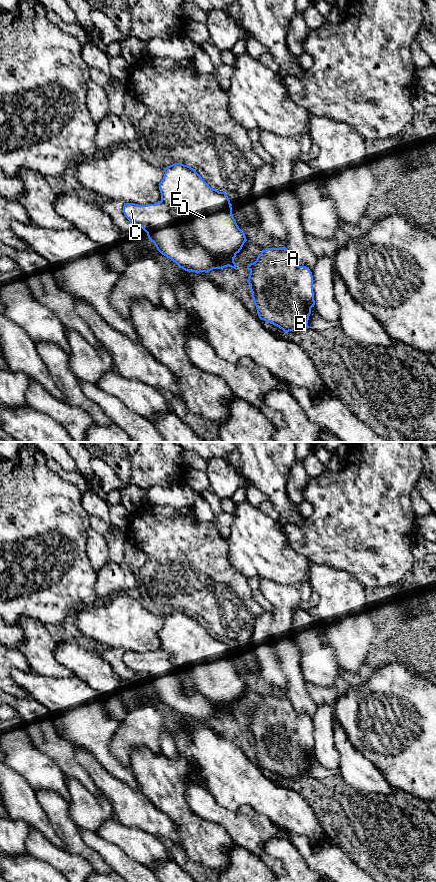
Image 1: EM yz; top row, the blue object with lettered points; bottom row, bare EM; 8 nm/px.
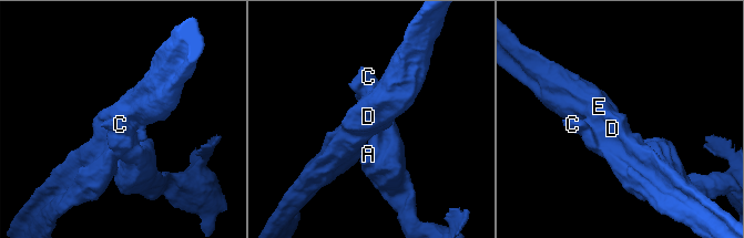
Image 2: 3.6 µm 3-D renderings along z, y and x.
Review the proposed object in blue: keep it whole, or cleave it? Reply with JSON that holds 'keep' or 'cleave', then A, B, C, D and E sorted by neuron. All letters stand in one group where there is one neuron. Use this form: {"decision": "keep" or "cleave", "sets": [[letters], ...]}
{"decision": "cleave", "sets": [["A", "B", "C"], ["D", "E"]]}

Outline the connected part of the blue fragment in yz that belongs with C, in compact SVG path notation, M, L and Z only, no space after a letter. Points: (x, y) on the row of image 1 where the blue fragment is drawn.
M162 200L154 204L139 205L135 203L124 203L123 213L125 217L133 224L141 227L146 233L151 242L154 243L157 250L167 258L175 262L180 268L185 271L195 273L208 273L213 269L222 269L228 267L228 261L217 258L207 252L198 244L193 244L187 247L182 237L182 225L186 222L176 222L173 219L171 208Z

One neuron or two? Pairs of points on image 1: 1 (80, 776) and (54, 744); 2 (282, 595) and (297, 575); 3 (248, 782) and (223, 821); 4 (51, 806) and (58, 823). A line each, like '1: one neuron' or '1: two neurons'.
1: one neuron
2: two neurons
3: two neurons
4: one neuron

